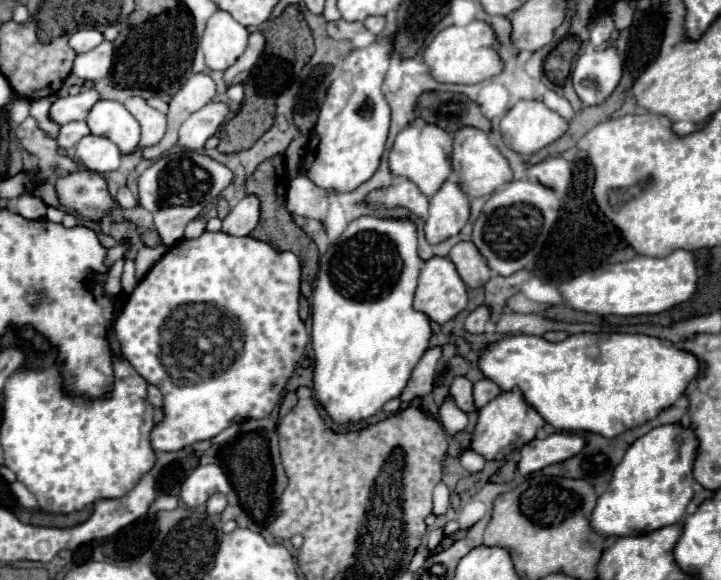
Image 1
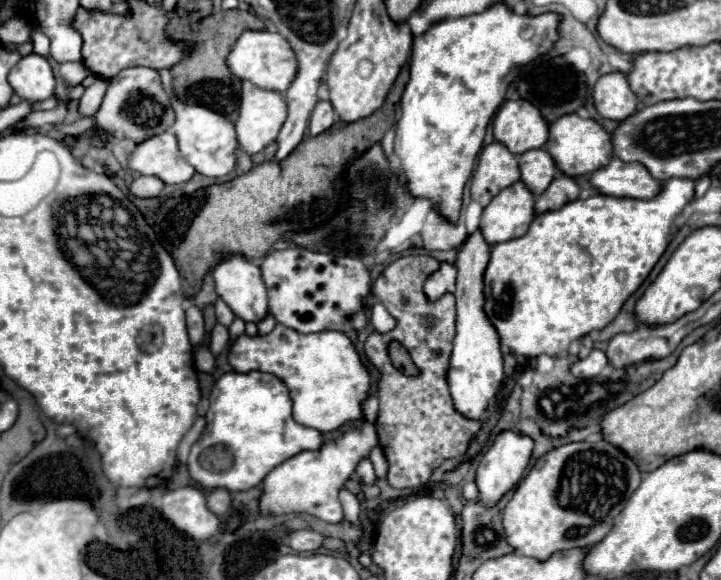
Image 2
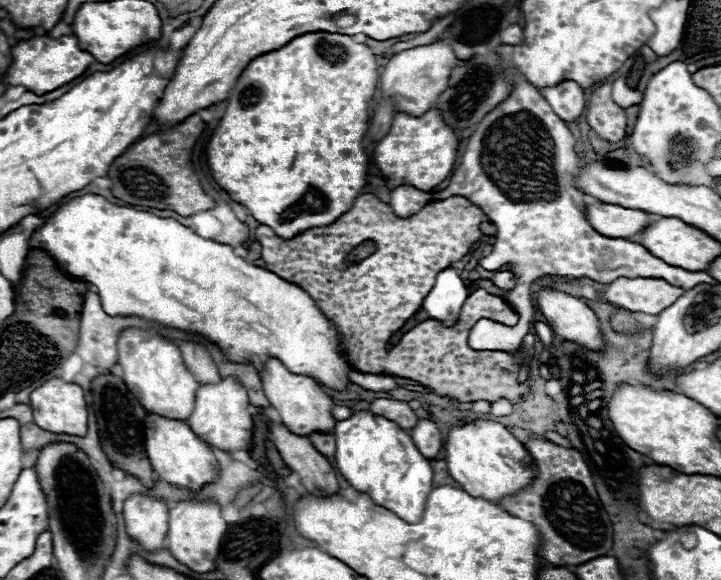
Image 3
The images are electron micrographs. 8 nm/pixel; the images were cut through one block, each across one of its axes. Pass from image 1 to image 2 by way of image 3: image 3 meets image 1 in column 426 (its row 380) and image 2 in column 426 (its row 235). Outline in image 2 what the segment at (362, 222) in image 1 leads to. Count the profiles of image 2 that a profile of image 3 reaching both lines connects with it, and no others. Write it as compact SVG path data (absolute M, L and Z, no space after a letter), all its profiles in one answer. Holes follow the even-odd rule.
M502 2L492 4L482 14L448 18L432 24L422 40L414 38L410 80L402 94L402 118L398 120L398 130L394 138L394 154L400 158L400 172L408 180L408 190L412 196L432 200L444 218L450 222L458 220L462 190L466 180L474 170L476 156L482 148L486 128L504 102L506 90L518 76L520 68L530 64L534 56L542 56L554 48L558 42L558 16L554 12L544 12L538 16L516 14Z

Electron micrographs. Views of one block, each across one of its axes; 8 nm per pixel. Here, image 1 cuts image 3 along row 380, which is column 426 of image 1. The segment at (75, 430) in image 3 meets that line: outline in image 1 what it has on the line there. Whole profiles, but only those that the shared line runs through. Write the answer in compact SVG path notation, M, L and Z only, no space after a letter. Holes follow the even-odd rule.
M470 22L466 26L448 26L422 52L430 76L442 84L478 84L502 72L502 62L496 54L496 36L486 22Z

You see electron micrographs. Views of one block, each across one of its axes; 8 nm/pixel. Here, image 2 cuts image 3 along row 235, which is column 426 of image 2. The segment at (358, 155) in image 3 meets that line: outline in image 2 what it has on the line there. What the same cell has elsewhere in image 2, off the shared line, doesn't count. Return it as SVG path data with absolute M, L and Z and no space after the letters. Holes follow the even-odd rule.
M440 262L440 268L432 272L424 282L424 294L430 302L440 300L444 294L454 294L456 288L456 270L448 262Z

